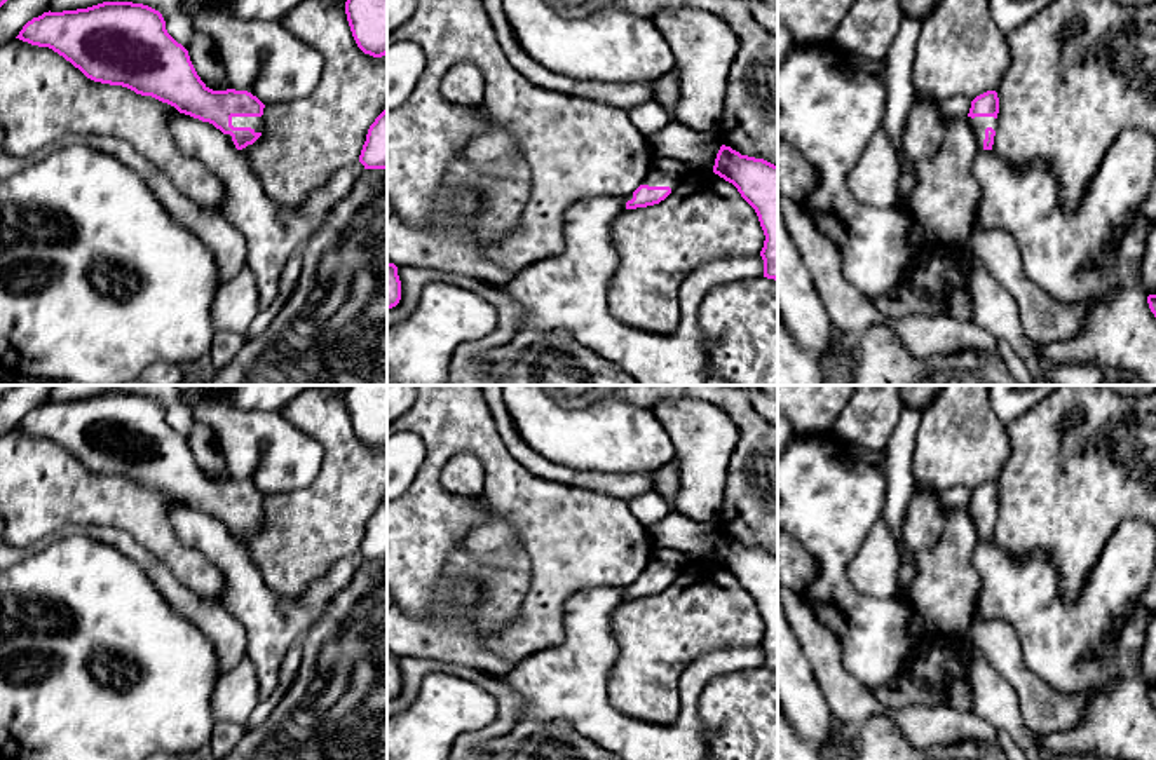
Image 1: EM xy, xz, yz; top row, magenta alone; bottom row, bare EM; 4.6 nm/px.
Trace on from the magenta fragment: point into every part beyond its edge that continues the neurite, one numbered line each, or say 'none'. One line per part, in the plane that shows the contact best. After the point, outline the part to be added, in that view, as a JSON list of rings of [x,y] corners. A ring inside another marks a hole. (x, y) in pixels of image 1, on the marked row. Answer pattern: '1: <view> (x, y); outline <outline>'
1: xy (255, 122); outline [[[232,117],[234,127],[251,127],[255,132],[262,132],[263,119],[262,117]]]

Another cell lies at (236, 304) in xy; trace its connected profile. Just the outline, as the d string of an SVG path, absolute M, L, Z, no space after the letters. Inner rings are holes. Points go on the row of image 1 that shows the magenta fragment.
M248 267L221 282L211 309L216 331L244 335L258 316L258 288Z

